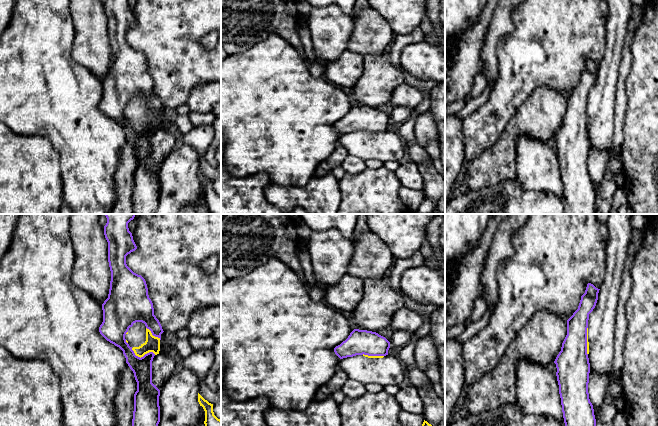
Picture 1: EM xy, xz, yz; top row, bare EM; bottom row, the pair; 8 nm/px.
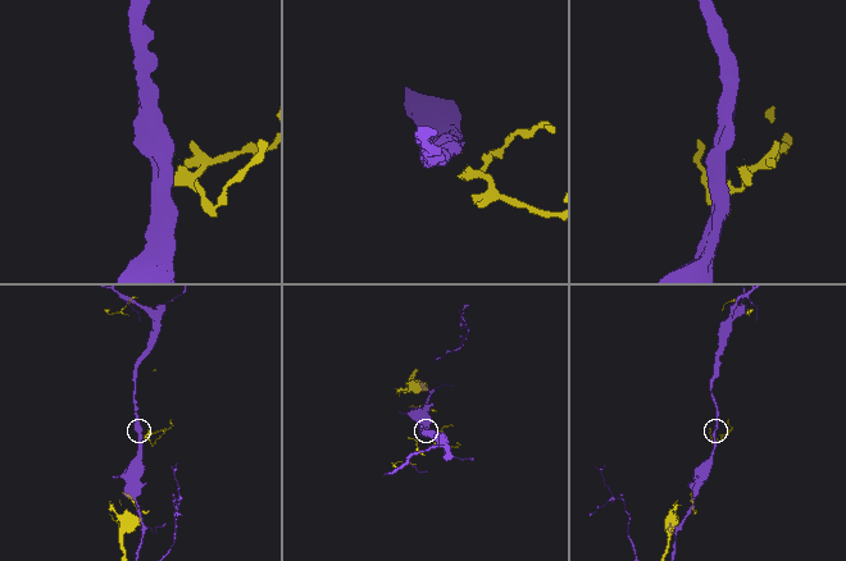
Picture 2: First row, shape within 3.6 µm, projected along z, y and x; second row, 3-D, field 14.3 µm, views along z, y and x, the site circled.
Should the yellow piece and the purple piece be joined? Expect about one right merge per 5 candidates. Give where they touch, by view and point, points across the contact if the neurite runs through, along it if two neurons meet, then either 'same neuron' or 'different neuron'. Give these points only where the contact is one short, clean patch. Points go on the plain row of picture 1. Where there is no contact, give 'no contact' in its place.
xy (142, 132) | different neuron

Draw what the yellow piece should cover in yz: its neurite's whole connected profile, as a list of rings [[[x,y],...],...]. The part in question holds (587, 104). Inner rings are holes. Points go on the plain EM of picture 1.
[[[606,0],[609,15],[606,22],[605,53],[595,84],[589,90],[587,130],[590,144],[599,150],[610,150],[615,127],[615,102],[619,67],[632,11],[631,0]]]

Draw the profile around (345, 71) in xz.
[[[348,49],[344,51],[337,59],[328,61],[325,64],[325,78],[330,83],[343,88],[352,89],[363,74],[364,56],[353,53]]]

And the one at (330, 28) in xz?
[[[336,5],[313,7],[305,19],[305,25],[311,34],[315,56],[328,62],[348,49],[354,19]]]

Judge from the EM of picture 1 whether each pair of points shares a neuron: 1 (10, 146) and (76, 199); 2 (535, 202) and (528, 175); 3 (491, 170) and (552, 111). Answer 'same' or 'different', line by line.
1: different
2: different
3: same

